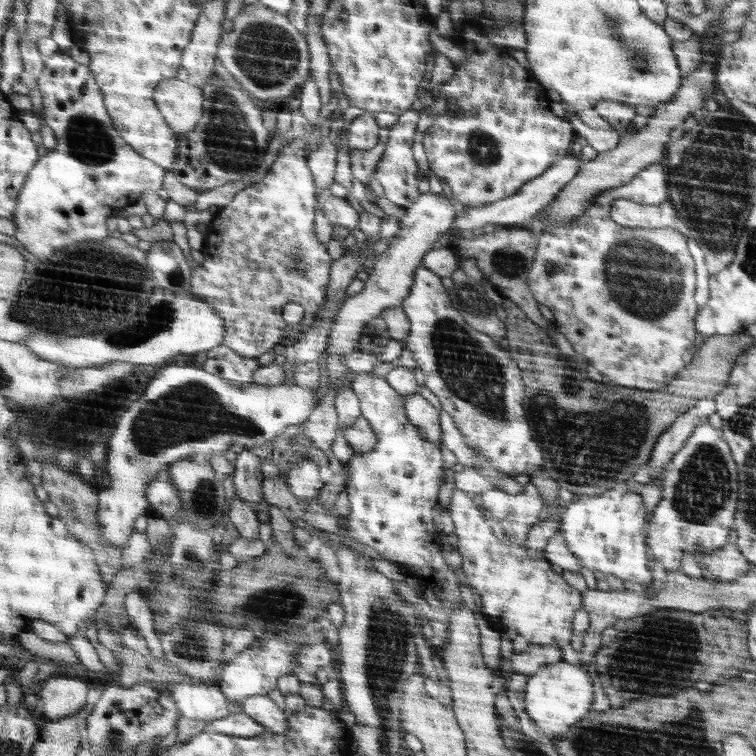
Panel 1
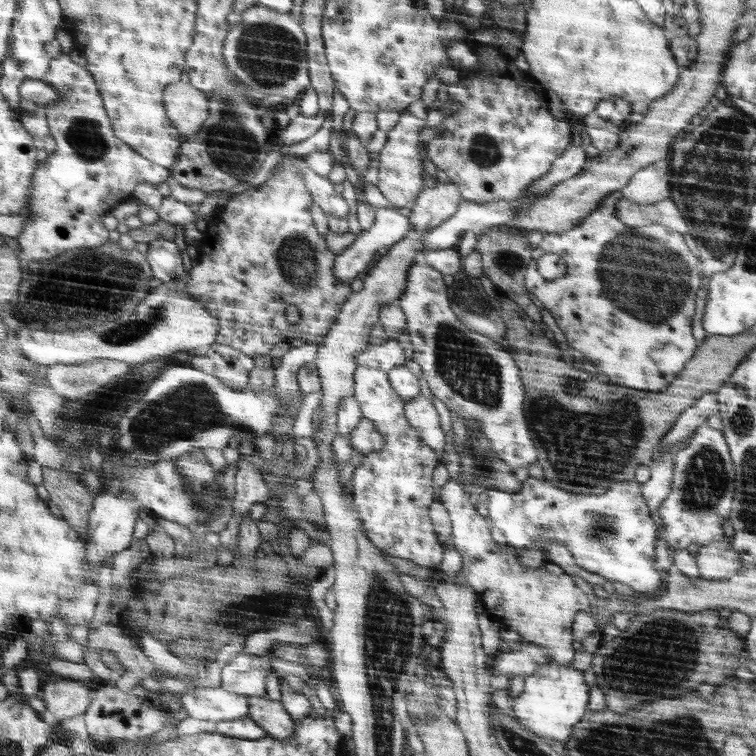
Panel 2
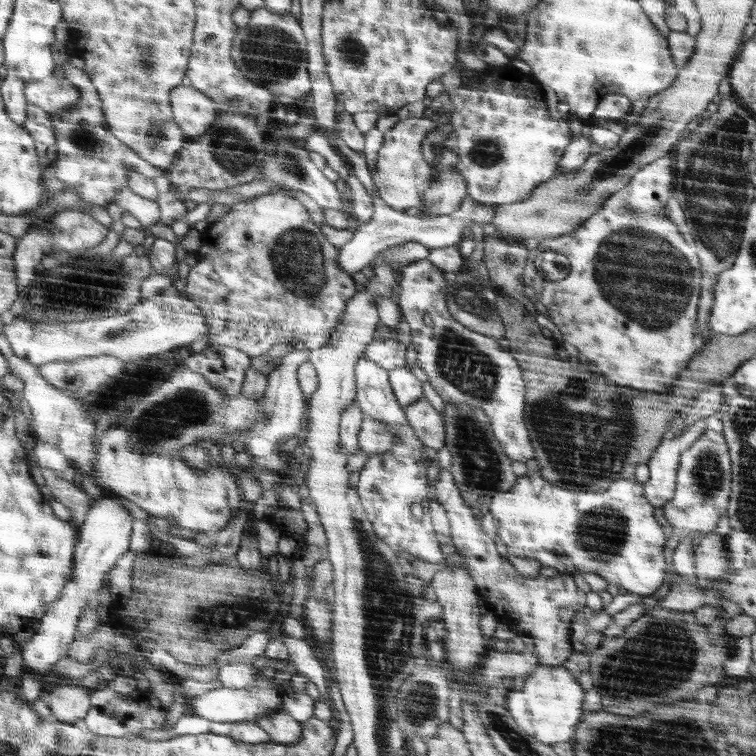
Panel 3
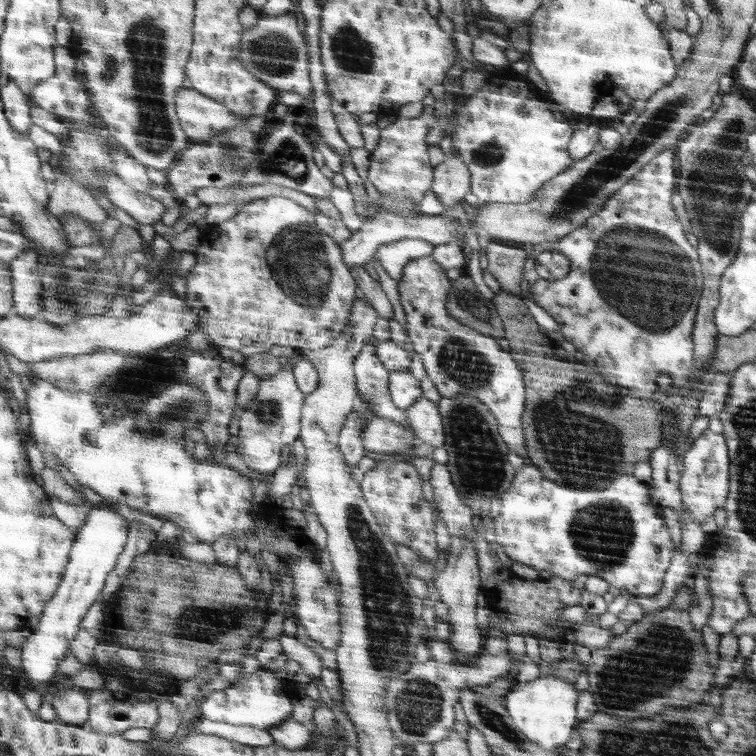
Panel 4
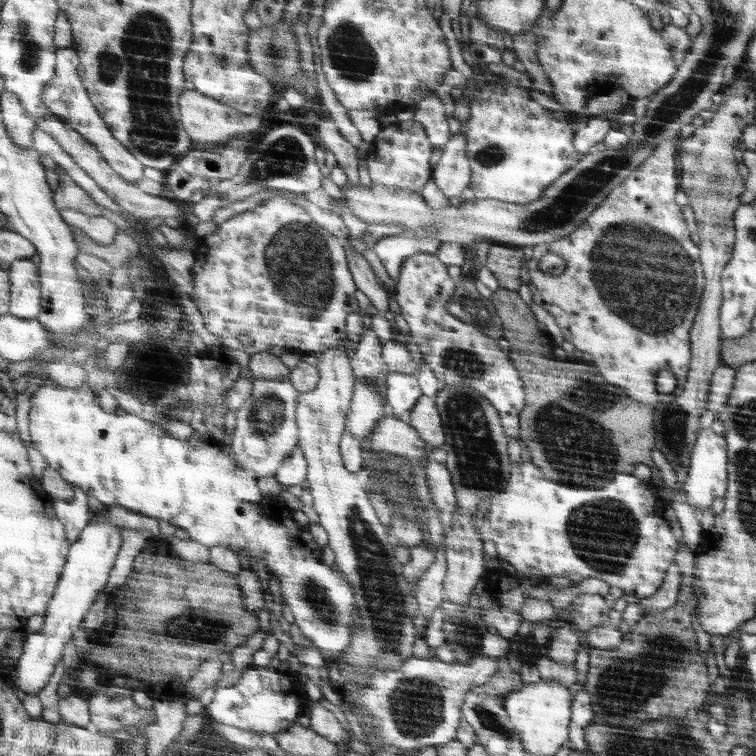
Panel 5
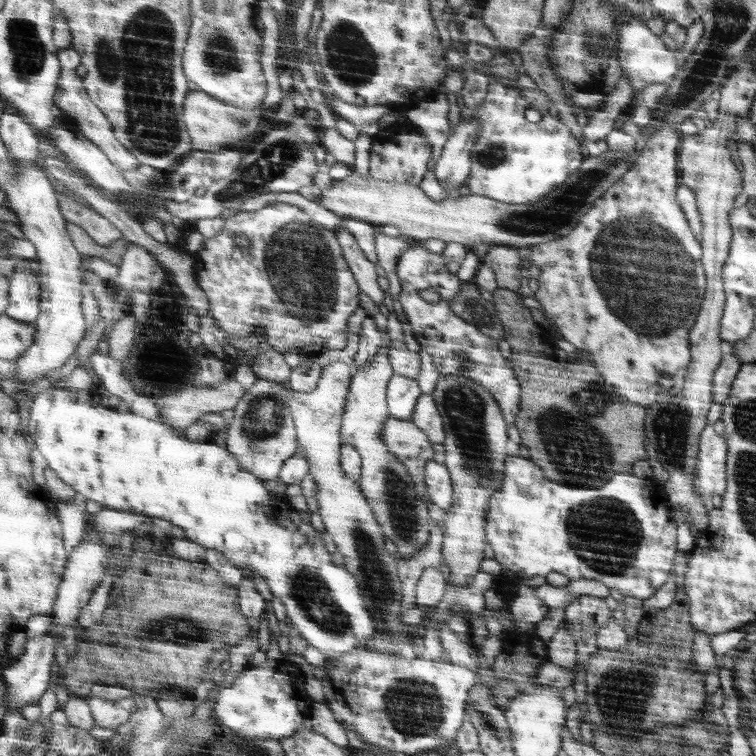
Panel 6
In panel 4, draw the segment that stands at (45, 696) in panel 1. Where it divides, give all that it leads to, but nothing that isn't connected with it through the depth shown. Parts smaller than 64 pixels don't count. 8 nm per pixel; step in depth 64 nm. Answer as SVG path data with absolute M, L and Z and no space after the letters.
M78 687L56 693L52 704L57 712L57 718L75 725L89 724L91 718L90 694Z

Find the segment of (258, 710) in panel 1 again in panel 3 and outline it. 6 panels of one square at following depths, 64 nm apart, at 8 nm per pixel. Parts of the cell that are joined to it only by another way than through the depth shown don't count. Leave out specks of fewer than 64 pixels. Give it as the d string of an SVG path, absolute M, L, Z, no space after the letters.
M284 708L276 712L274 716L268 718L258 718L256 724L268 733L273 742L292 745L300 740L302 736L302 727L300 722L294 720Z

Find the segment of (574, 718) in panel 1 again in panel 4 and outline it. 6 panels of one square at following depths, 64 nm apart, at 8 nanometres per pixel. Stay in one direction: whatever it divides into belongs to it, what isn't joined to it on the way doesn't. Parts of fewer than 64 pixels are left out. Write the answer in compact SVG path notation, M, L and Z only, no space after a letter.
M542 674L535 680L517 684L512 691L504 696L504 705L518 730L528 738L528 741L547 752L556 752L558 746L570 740L574 716L576 716L576 698L578 689L574 683L556 676Z

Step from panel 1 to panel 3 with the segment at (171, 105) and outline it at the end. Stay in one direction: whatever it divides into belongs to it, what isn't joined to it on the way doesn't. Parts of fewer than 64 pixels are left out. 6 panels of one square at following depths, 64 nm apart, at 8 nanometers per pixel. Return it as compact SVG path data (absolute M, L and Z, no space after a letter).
M193 85L172 90L172 104L176 121L189 139L207 134L220 114L220 105Z

